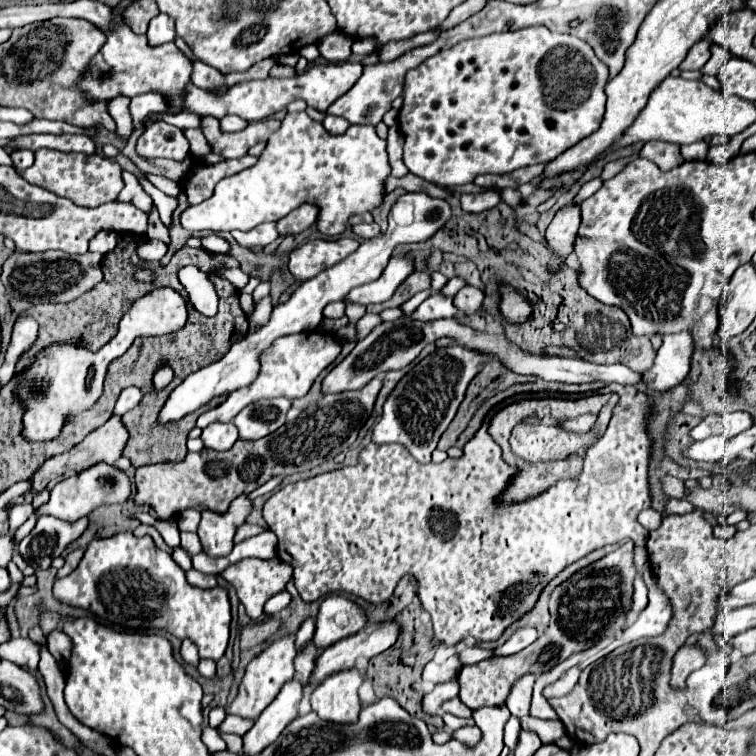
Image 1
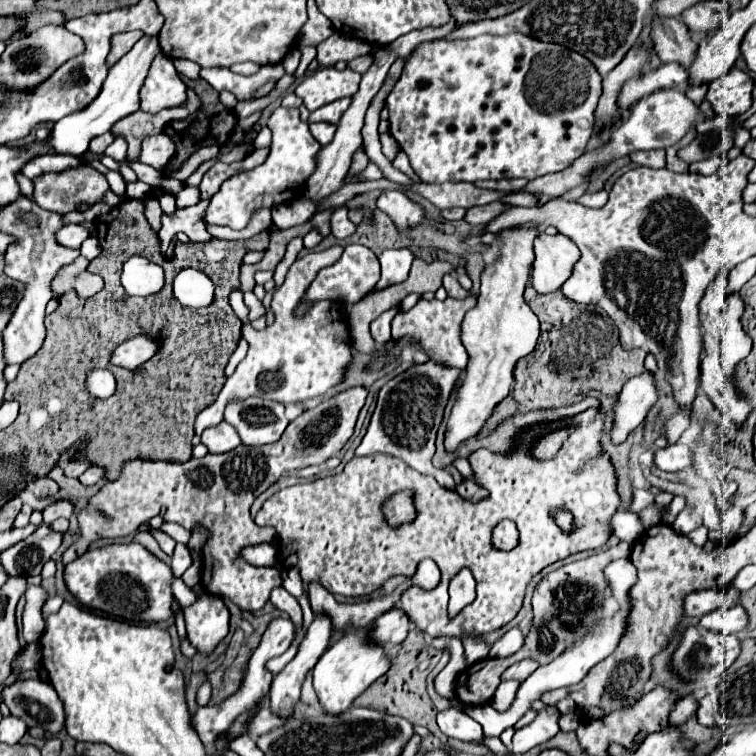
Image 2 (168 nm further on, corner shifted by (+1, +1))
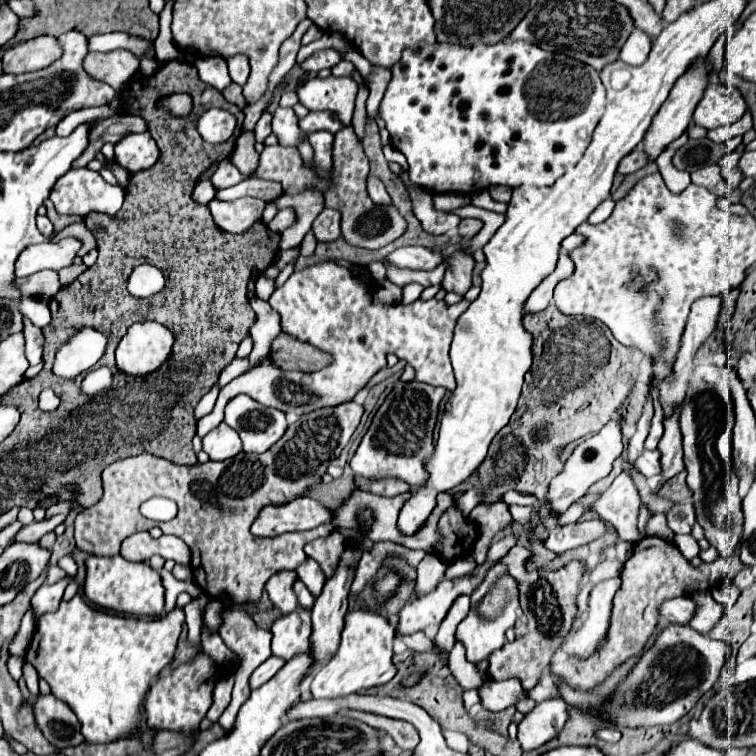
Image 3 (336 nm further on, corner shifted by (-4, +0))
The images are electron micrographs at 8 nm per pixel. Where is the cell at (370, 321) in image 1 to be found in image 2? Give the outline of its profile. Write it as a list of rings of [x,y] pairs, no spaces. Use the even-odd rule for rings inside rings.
[[[393,307],[389,311],[385,311],[383,315],[379,315],[373,323],[371,323],[371,335],[375,339],[377,345],[383,345],[391,339],[391,319],[395,317],[395,313],[399,311],[399,307]]]

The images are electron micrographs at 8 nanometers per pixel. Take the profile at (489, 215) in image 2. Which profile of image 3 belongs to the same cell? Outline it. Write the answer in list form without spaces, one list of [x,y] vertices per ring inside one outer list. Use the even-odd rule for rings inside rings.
[[[466,218],[466,220],[460,220],[460,226],[458,226],[458,232],[462,238],[472,238],[480,232],[482,228],[482,220],[474,220],[474,218]]]

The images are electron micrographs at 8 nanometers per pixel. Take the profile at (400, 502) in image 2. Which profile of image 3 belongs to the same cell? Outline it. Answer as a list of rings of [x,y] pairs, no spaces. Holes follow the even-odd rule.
[[[354,400],[346,402],[344,406],[314,410],[310,414],[302,416],[296,424],[292,424],[286,430],[286,434],[282,436],[282,440],[278,440],[264,454],[240,452],[236,458],[230,458],[224,462],[206,462],[206,464],[196,464],[196,466],[174,466],[168,460],[156,458],[152,454],[140,454],[140,456],[118,460],[102,472],[104,494],[102,494],[100,502],[96,506],[80,510],[80,514],[76,516],[76,548],[80,548],[82,552],[88,552],[88,554],[96,554],[96,556],[116,556],[120,552],[120,544],[124,538],[132,536],[134,532],[142,532],[142,530],[150,530],[152,526],[160,526],[160,530],[164,534],[174,534],[174,536],[182,538],[188,544],[188,548],[192,550],[192,572],[194,572],[194,580],[200,582],[198,586],[214,598],[232,596],[232,600],[236,604],[256,602],[260,598],[260,594],[264,592],[264,584],[268,582],[270,576],[274,576],[280,570],[296,570],[302,564],[302,546],[306,542],[312,542],[320,536],[328,536],[332,530],[340,530],[340,528],[354,528],[356,530],[356,528],[360,528],[360,522],[356,520],[358,508],[370,506],[370,510],[374,510],[374,526],[370,528],[370,534],[368,534],[368,538],[372,542],[394,542],[394,544],[400,544],[404,548],[428,552],[428,550],[432,550],[432,546],[440,538],[438,536],[440,516],[449,507],[454,506],[453,496],[450,492],[438,494],[436,505],[438,507],[434,508],[434,514],[430,514],[430,518],[426,520],[426,526],[422,526],[422,530],[418,530],[418,534],[414,538],[402,538],[402,534],[398,534],[398,528],[396,528],[398,510],[406,502],[406,498],[410,498],[410,492],[398,494],[394,498],[384,498],[384,496],[376,496],[376,494],[364,492],[364,490],[358,492],[356,502],[344,502],[340,508],[332,510],[332,520],[328,524],[322,524],[320,528],[288,532],[274,538],[256,538],[250,534],[250,526],[264,506],[268,506],[268,504],[280,506],[280,504],[286,504],[290,500],[296,500],[296,498],[304,496],[310,488],[314,488],[316,484],[322,482],[320,478],[324,476],[326,466],[334,458],[340,456],[342,448],[348,444],[350,436],[354,434],[356,426],[360,424],[362,412],[364,412],[364,408],[360,404],[356,404]],[[152,496],[166,496],[166,498],[174,500],[178,504],[178,516],[170,522],[152,522],[148,518],[142,518],[138,508],[142,502],[146,502]]]

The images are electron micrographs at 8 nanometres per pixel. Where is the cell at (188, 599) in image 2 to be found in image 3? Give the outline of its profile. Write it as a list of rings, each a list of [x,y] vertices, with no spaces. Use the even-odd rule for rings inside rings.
[[[74,596],[68,602],[62,600],[56,612],[48,612],[38,618],[30,648],[26,652],[26,662],[30,662],[38,676],[50,684],[52,694],[74,710],[82,722],[86,742],[110,742],[110,738],[118,738],[118,734],[134,734],[138,726],[144,728],[142,738],[150,738],[144,724],[144,698],[150,690],[150,682],[158,680],[162,668],[174,660],[184,620],[183,607],[176,607],[160,620],[138,620],[132,616],[100,612],[90,608],[82,596]]]

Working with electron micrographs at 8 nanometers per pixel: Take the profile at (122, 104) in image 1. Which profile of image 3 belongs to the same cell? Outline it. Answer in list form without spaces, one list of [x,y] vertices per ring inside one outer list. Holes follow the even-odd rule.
[[[246,178],[232,188],[220,190],[216,198],[234,200],[240,196],[252,196],[252,198],[260,198],[260,200],[268,202],[268,200],[274,200],[276,196],[280,196],[280,192],[282,192],[282,186],[278,182],[268,182],[262,178]]]

